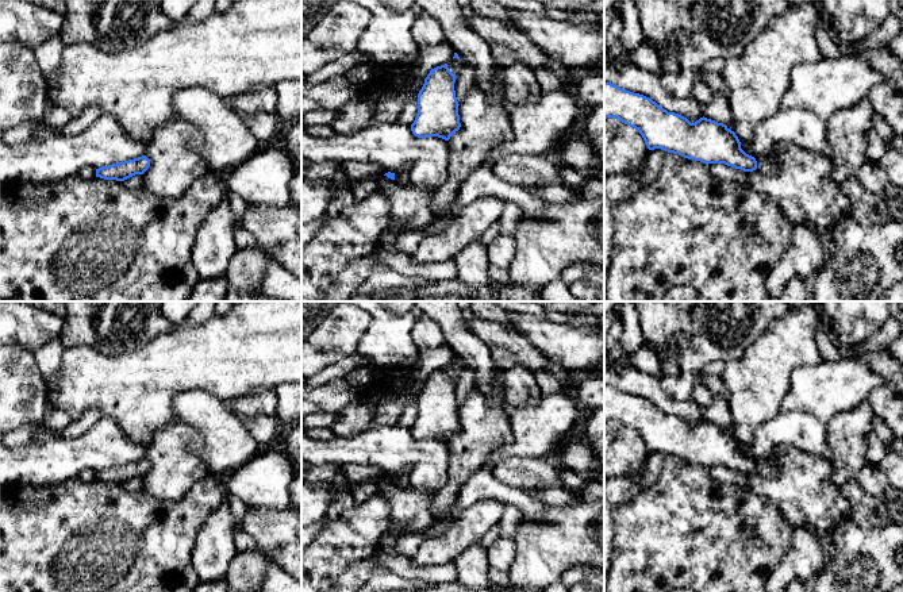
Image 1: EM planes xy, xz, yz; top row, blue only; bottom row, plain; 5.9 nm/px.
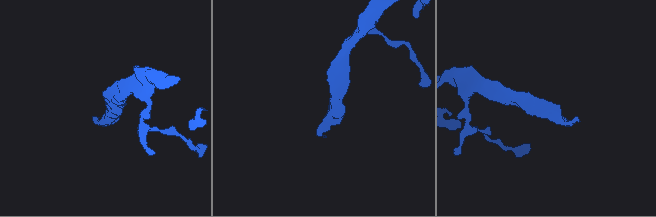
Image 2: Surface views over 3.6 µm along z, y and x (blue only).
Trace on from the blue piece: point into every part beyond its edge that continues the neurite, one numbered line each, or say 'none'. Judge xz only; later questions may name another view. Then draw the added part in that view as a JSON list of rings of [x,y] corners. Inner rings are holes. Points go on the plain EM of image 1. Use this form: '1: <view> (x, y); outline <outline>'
1: xz (410, 507); outline [[[383,478],[377,493],[389,503],[389,530],[399,531],[401,535],[414,531],[420,537],[434,523],[431,491],[411,485],[400,488],[397,484]]]

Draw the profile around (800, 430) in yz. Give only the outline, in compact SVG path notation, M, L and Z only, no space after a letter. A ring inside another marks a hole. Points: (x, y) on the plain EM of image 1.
M781 412L765 422L757 437L741 447L754 458L769 458L779 446L827 457L826 426L808 412Z

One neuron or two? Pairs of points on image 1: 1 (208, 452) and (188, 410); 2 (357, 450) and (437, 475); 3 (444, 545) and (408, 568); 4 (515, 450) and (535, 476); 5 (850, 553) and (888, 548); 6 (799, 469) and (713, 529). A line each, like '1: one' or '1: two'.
1: one
2: one
3: two
4: two
5: one
6: two

